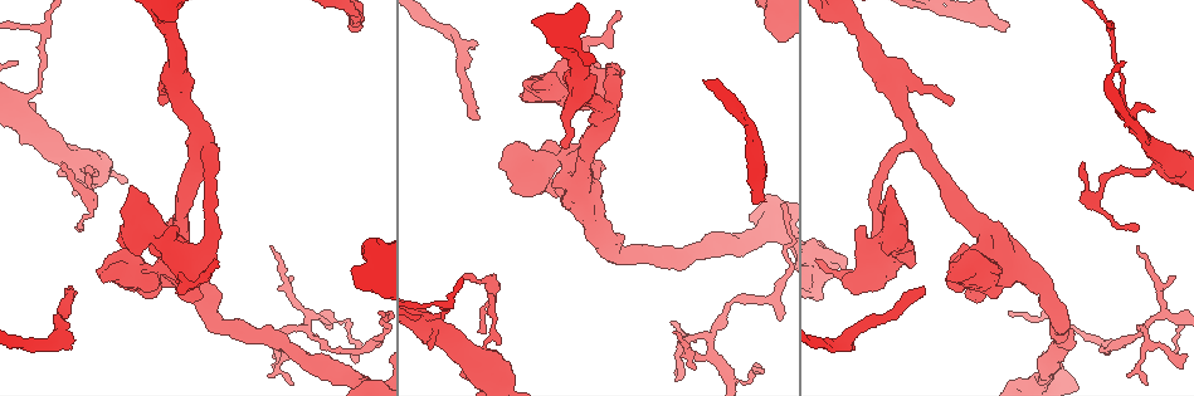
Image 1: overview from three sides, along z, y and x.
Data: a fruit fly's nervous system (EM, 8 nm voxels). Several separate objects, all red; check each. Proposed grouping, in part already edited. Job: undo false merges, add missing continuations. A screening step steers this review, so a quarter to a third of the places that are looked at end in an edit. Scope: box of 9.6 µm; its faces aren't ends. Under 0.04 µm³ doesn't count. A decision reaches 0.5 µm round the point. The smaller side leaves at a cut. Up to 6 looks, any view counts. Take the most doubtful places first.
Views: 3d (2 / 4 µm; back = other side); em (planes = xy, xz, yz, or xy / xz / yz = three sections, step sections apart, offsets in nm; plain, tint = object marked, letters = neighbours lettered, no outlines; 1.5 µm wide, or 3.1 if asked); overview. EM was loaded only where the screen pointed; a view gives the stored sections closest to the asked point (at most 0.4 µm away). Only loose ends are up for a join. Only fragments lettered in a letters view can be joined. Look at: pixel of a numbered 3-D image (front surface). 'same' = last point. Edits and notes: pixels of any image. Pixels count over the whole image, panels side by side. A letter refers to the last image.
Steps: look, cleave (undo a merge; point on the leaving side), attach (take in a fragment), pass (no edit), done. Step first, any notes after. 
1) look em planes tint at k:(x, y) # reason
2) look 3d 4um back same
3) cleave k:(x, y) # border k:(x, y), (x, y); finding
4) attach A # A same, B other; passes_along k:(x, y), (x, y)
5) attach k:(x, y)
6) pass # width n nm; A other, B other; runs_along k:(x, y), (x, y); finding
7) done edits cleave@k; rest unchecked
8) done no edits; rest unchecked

look em planes letters at 1:(1180, 365) # thin end

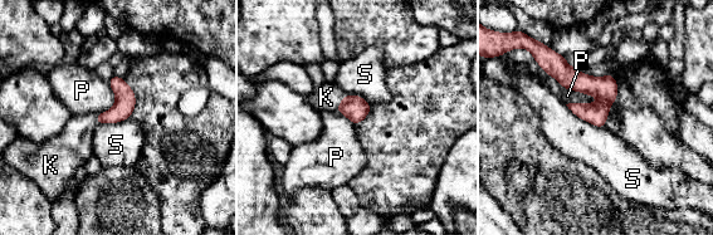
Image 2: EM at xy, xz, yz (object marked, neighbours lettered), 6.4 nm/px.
attach K # K same, P other, S other; passes_along 2:(353, 107), (338, 103), (326, 97); it goes on there

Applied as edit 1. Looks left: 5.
look em planes plain at 1:(465, 279) # free end

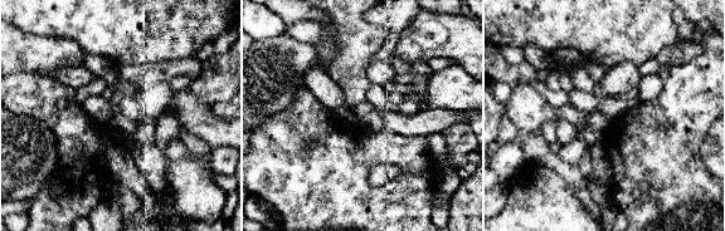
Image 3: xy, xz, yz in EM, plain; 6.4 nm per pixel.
look em planes tint same

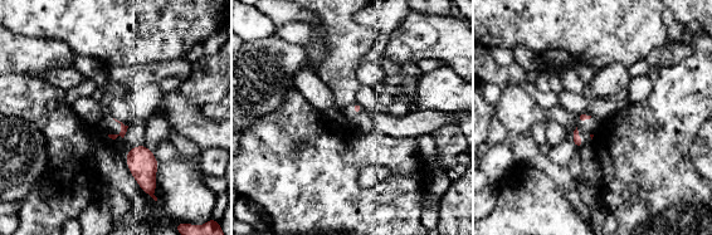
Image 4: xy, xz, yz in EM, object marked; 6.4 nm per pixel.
look em planes letters same # see the neighbours

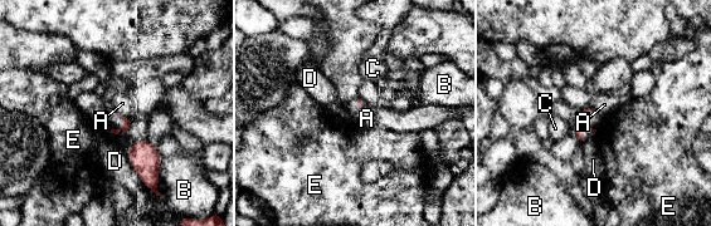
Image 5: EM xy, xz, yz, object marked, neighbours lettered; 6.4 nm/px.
pass # A other, B other, C other, D other, E other; border 5:(116, 112), (130, 121); no lettered fragment goes on from it

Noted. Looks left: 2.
done edits attach@2; rest unchecked

